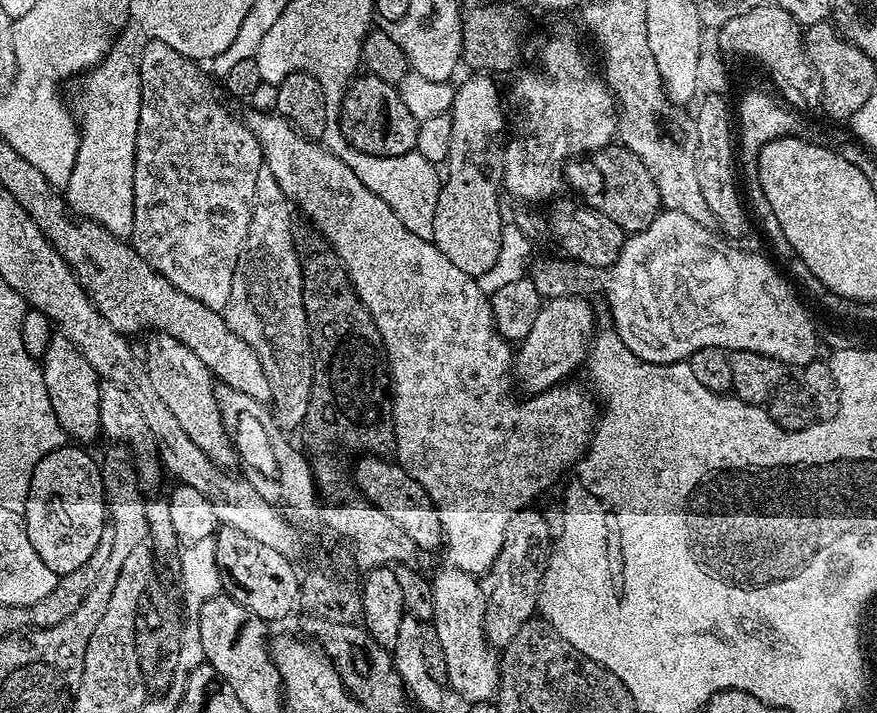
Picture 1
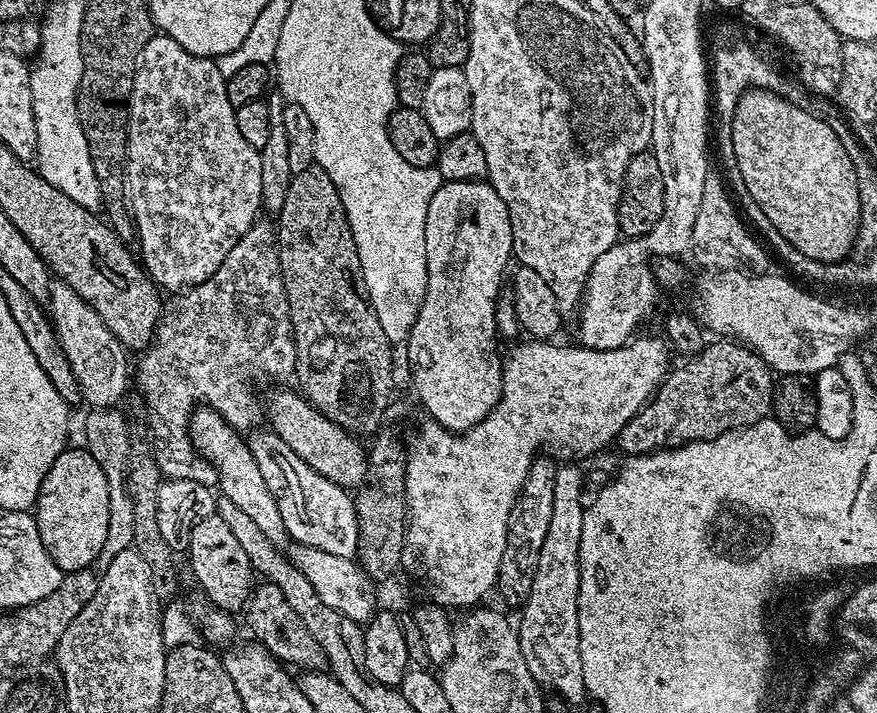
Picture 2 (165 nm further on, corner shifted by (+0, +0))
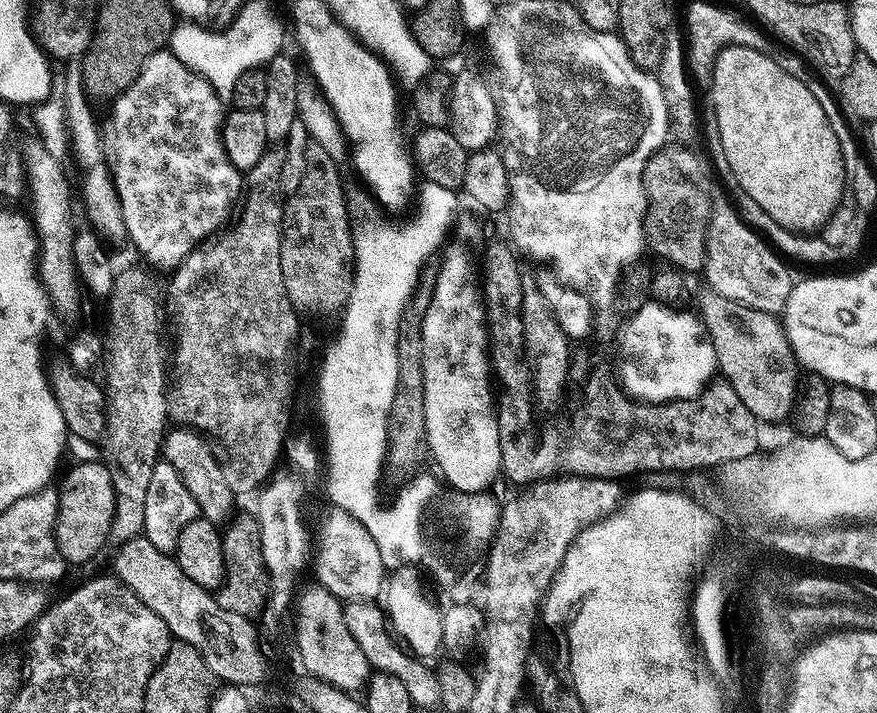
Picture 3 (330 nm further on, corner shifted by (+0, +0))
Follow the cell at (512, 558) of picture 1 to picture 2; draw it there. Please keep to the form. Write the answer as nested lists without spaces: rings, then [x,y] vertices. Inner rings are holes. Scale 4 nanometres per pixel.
[[[536,457],[510,508],[510,514],[507,515],[506,549],[502,554],[496,588],[506,601],[516,606],[523,605],[530,594],[538,554],[552,517],[554,478],[557,467],[557,463],[551,457]]]

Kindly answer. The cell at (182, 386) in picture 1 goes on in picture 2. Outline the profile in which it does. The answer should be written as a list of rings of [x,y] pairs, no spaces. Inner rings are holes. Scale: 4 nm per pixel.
[[[207,406],[197,407],[193,412],[192,419],[188,421],[188,433],[192,436],[193,446],[215,466],[220,475],[218,488],[222,495],[230,498],[234,506],[240,507],[262,529],[262,534],[266,534],[266,538],[277,550],[283,549],[283,544],[287,545],[290,537],[279,514],[278,503],[274,500],[274,495],[270,494],[249,445],[244,440],[240,441],[241,433],[231,428],[213,408]]]

